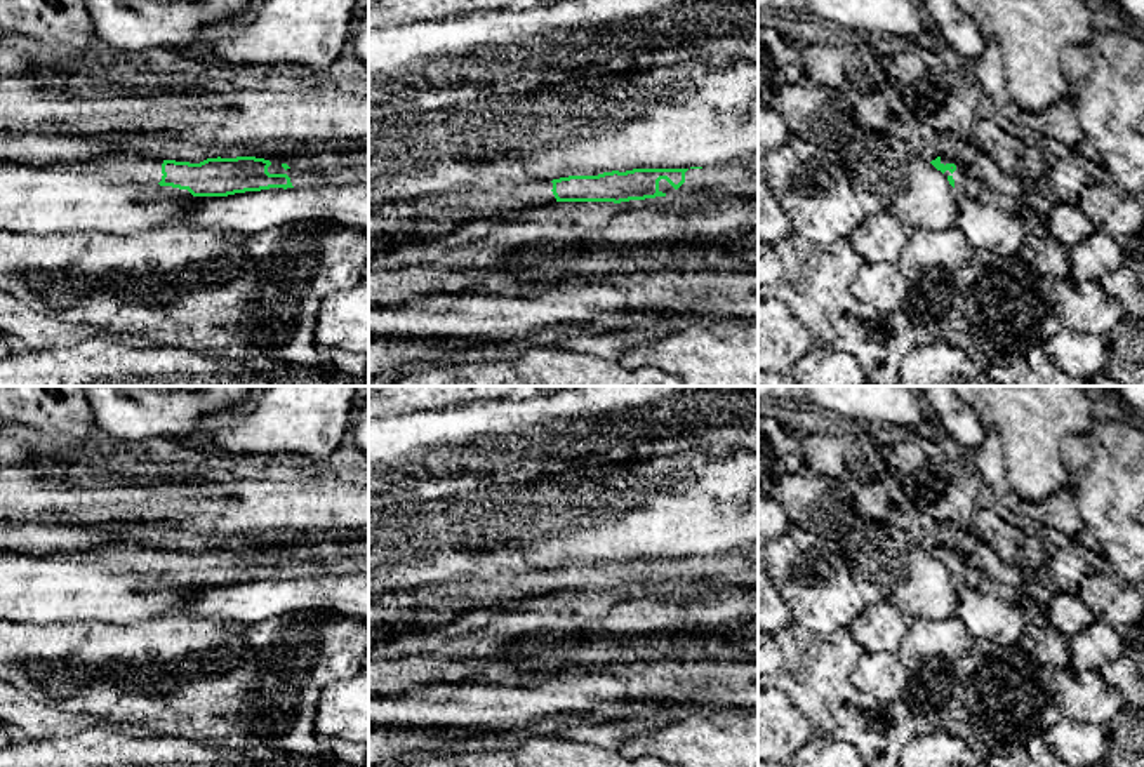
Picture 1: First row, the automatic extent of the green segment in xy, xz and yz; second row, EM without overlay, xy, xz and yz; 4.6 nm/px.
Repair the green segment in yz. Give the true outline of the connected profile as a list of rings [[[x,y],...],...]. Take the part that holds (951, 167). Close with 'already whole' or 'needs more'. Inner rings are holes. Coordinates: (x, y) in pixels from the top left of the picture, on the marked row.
[[[941,155],[930,163],[948,177],[953,188],[963,190],[968,197],[981,200],[984,203],[993,202],[994,193],[982,181],[970,177],[951,158]]]; needs more

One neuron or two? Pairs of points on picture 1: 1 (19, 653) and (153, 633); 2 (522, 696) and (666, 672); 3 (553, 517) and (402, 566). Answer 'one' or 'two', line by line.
1: one
2: one
3: one

